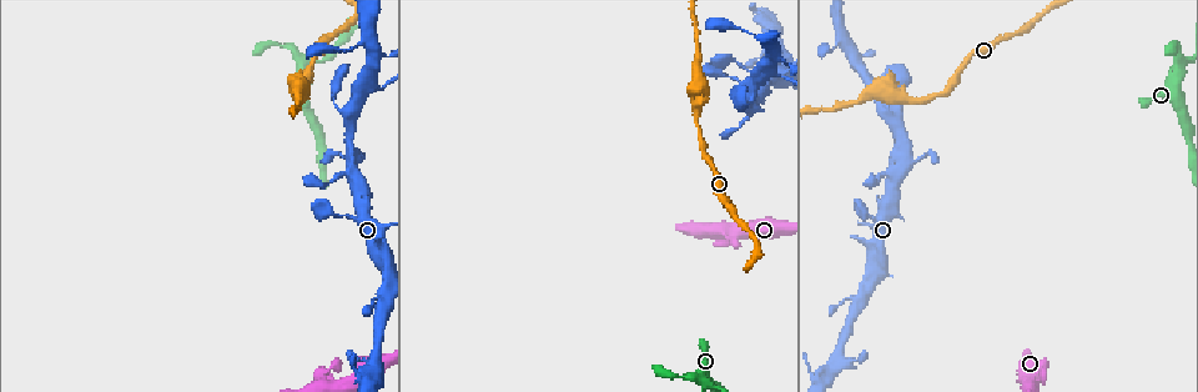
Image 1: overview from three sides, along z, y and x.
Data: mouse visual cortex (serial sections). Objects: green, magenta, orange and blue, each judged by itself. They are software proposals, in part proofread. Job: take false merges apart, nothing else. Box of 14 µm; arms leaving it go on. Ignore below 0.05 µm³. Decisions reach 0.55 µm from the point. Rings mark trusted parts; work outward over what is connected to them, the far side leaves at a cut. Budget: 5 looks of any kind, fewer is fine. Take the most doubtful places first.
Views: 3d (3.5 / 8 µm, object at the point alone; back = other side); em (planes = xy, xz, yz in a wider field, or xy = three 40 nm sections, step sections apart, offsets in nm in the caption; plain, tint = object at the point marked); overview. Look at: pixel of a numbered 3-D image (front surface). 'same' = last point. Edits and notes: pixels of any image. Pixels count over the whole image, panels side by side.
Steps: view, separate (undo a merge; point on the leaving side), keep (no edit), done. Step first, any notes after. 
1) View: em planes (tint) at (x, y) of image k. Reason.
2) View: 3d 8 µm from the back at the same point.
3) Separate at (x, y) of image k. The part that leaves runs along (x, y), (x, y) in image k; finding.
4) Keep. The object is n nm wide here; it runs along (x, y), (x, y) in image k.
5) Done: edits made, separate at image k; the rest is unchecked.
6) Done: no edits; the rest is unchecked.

View: 3d 8 µm at (327, 379) of image 1. Abrupt turn.

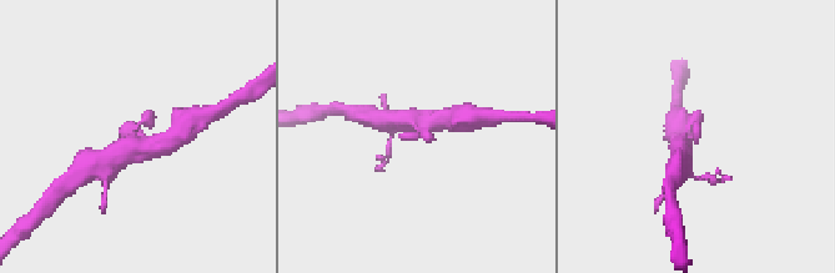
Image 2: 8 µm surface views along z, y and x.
View: 3d 3.5 µm from the back at (697, 134) of image 2.

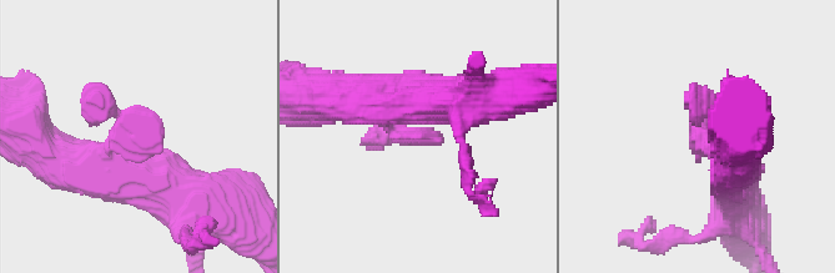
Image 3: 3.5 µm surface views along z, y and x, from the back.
Keep. It runs along (728, 156), (698, 137), (692, 84) in image 3; one cell here.

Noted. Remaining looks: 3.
View: em xy step 2 (tint) at (877, 91) of image 1. Arms part here.

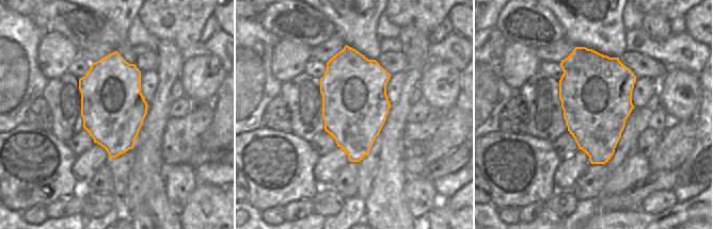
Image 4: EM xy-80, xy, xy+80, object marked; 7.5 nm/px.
View: 3d 3.5 µm from the back at the same point. Wider look.

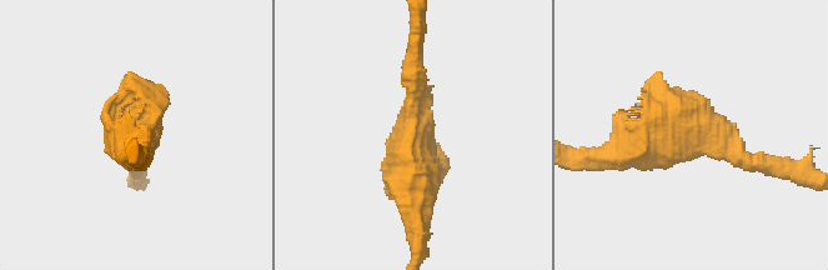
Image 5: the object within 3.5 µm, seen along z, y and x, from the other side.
Keep. The object is 500 nm wide here; it runs along (600, 156), (714, 133), (753, 164) in image 5; all the same cell.

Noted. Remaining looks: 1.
Done: no edits; the rest is unchecked.

